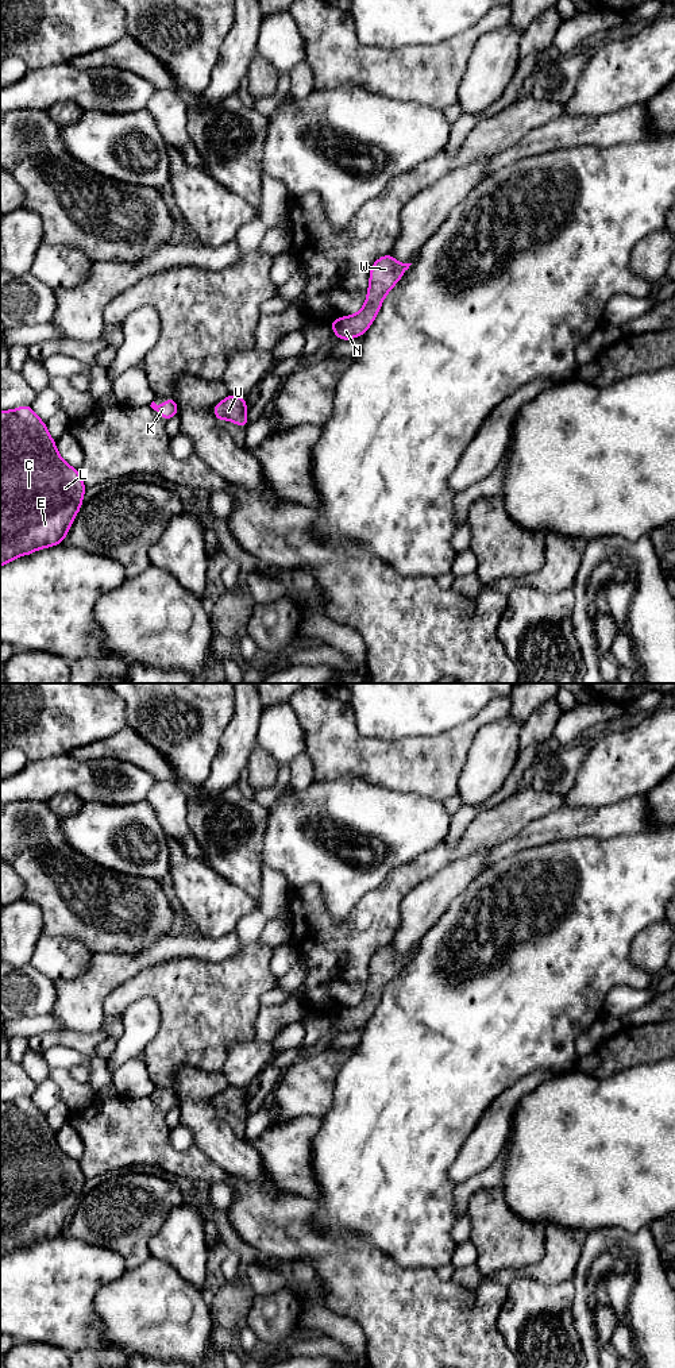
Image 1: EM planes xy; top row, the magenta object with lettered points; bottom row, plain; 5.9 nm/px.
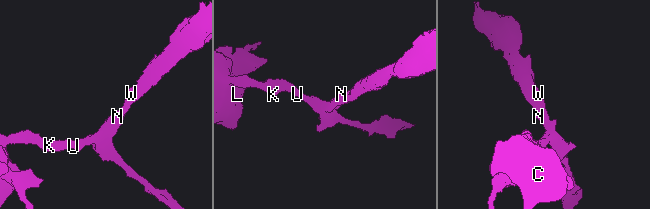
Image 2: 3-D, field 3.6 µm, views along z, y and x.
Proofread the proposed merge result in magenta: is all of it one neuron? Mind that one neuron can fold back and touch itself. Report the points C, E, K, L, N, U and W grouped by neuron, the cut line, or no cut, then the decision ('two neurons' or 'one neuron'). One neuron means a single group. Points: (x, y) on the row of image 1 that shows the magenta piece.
C E K L N U W; no cut; one neuron

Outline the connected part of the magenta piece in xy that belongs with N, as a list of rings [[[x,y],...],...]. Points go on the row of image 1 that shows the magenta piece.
[[[392,254],[378,258],[370,270],[370,282],[363,308],[352,316],[343,316],[329,321],[332,332],[340,340],[364,335],[378,315],[385,296],[400,281],[412,263],[400,263]]]

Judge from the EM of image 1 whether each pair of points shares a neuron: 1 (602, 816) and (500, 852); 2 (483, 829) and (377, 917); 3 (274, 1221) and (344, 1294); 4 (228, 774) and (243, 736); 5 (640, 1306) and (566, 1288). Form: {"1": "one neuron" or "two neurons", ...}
{"1": "one neuron", "2": "one neuron", "3": "one neuron", "4": "one neuron", "5": "two neurons"}

